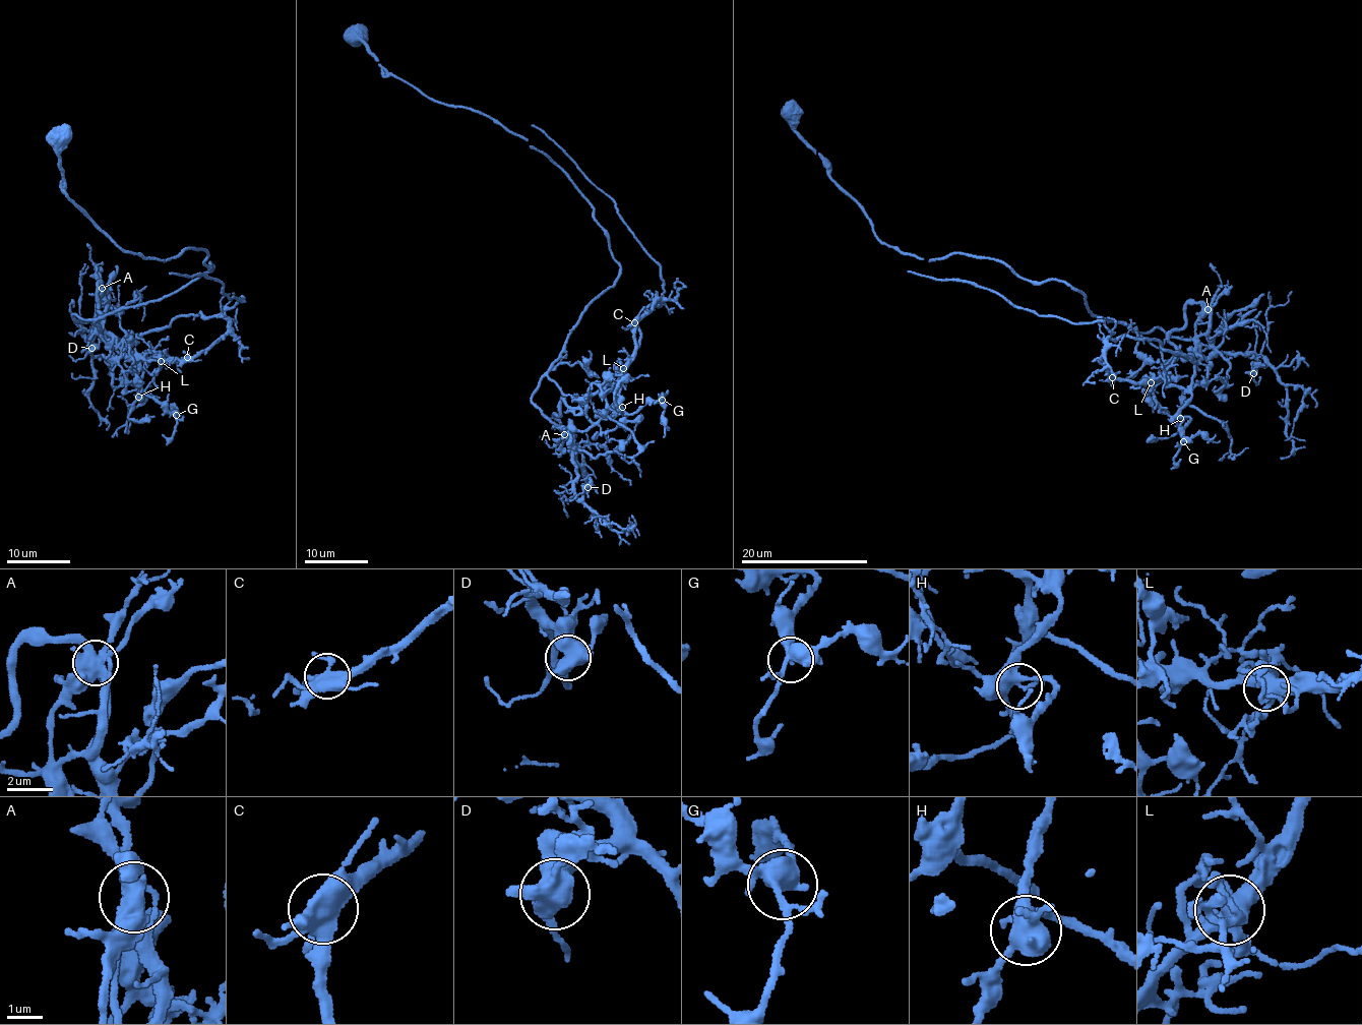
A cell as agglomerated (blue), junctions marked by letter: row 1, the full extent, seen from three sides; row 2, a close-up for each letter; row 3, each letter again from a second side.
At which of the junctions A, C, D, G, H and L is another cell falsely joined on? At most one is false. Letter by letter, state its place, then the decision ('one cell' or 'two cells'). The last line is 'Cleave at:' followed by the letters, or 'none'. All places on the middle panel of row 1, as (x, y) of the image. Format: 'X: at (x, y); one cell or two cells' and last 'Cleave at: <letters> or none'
A: at (564, 434); two cells
C: at (634, 322); one cell
D: at (587, 487); one cell
G: at (662, 400); one cell
H: at (622, 407); one cell
L: at (623, 368); one cell
Cleave at: A

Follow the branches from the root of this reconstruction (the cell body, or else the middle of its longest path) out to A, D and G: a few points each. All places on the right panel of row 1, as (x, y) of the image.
A: (791, 115), (902, 252), (1063, 281), (1158, 347), (1187, 304), (1206, 309)
D: (791, 115), (885, 244), (1063, 281), (1094, 315), (1137, 333), (1259, 355), (1253, 373)
G: (791, 115), (885, 244), (1063, 281), (1094, 315), (1156, 346), (1170, 364), (1164, 378), (1191, 396), (1183, 441)

